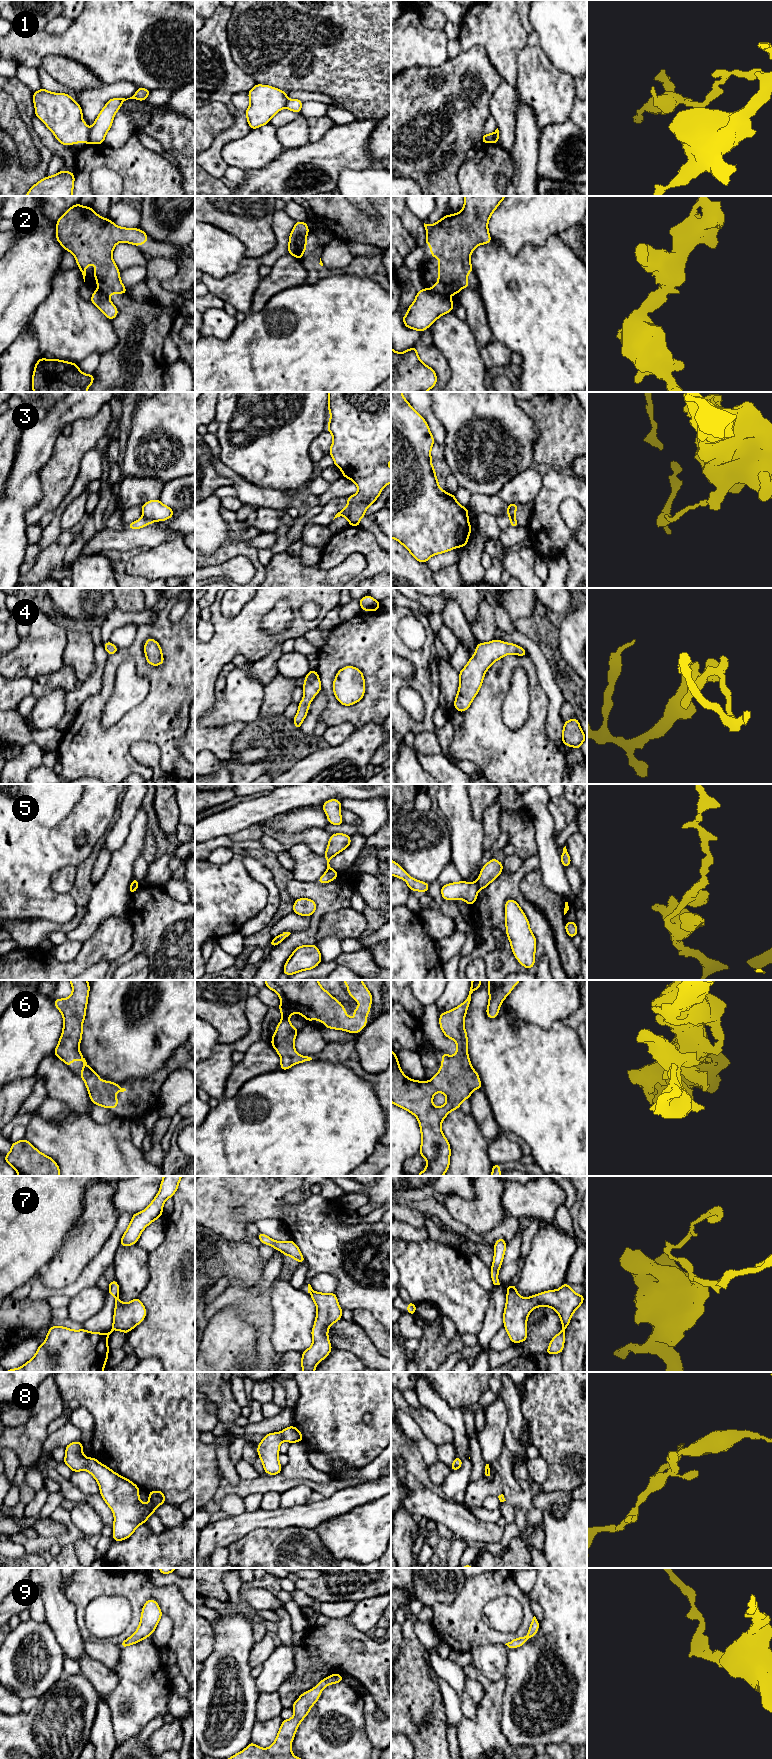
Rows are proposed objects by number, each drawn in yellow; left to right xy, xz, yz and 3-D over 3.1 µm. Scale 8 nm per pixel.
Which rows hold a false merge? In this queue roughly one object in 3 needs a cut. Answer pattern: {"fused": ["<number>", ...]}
{"fused": ["1", "2", "3", "5", "7"]}

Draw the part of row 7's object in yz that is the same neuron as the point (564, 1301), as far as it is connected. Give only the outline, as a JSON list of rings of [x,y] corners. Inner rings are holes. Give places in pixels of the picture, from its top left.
[[[513,1283],[509,1286],[506,1296],[503,1321],[511,1342],[526,1342],[527,1318],[533,1309],[540,1306],[551,1307],[561,1319],[562,1330],[551,1339],[545,1354],[561,1354],[565,1342],[565,1330],[573,1313],[582,1305],[585,1299],[584,1294],[576,1294],[570,1285],[564,1283],[558,1290],[548,1290],[528,1298],[522,1298]]]

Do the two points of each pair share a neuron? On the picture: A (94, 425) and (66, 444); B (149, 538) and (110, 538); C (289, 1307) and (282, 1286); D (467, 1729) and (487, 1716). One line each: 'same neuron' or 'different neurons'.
A: same neuron
B: same neuron
C: same neuron
D: same neuron

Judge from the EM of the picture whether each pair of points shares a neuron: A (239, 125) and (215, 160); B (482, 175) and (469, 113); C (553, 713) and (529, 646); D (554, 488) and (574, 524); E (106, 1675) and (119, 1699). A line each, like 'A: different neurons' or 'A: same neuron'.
A: same neuron
B: different neurons
C: same neuron
D: different neurons
E: different neurons

